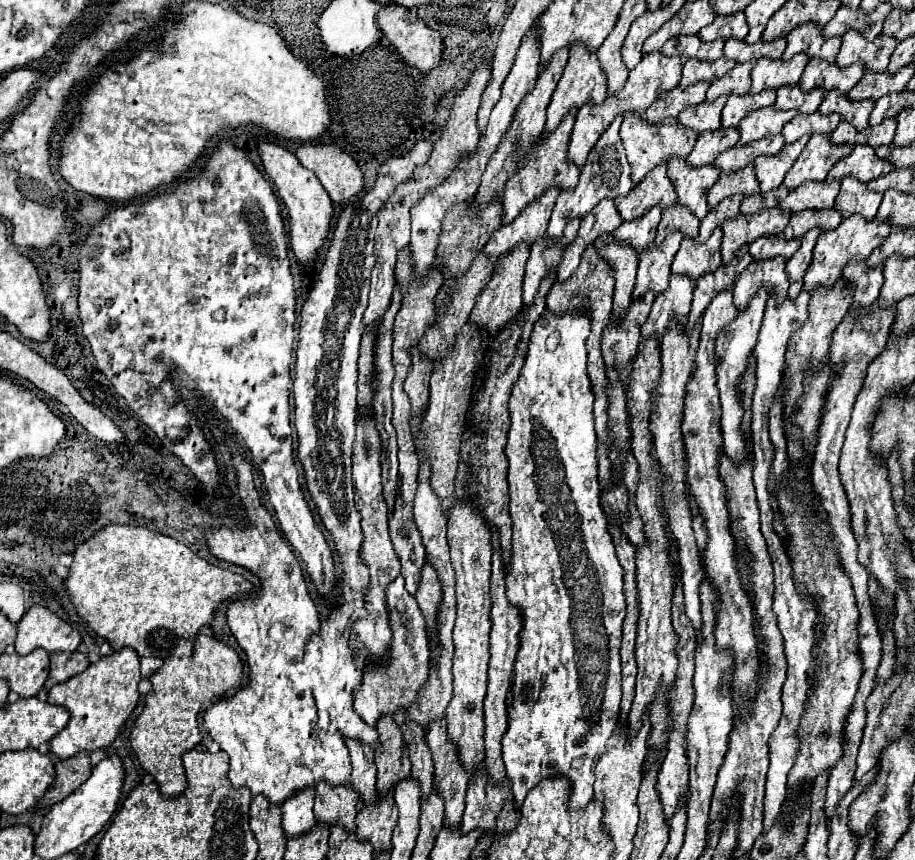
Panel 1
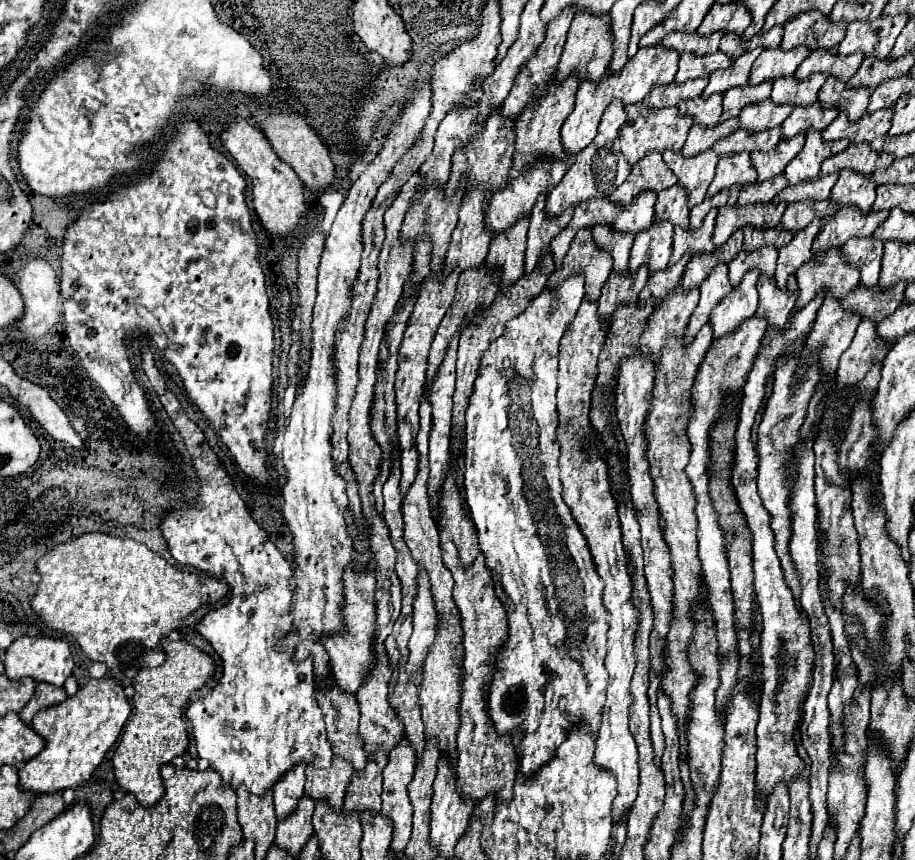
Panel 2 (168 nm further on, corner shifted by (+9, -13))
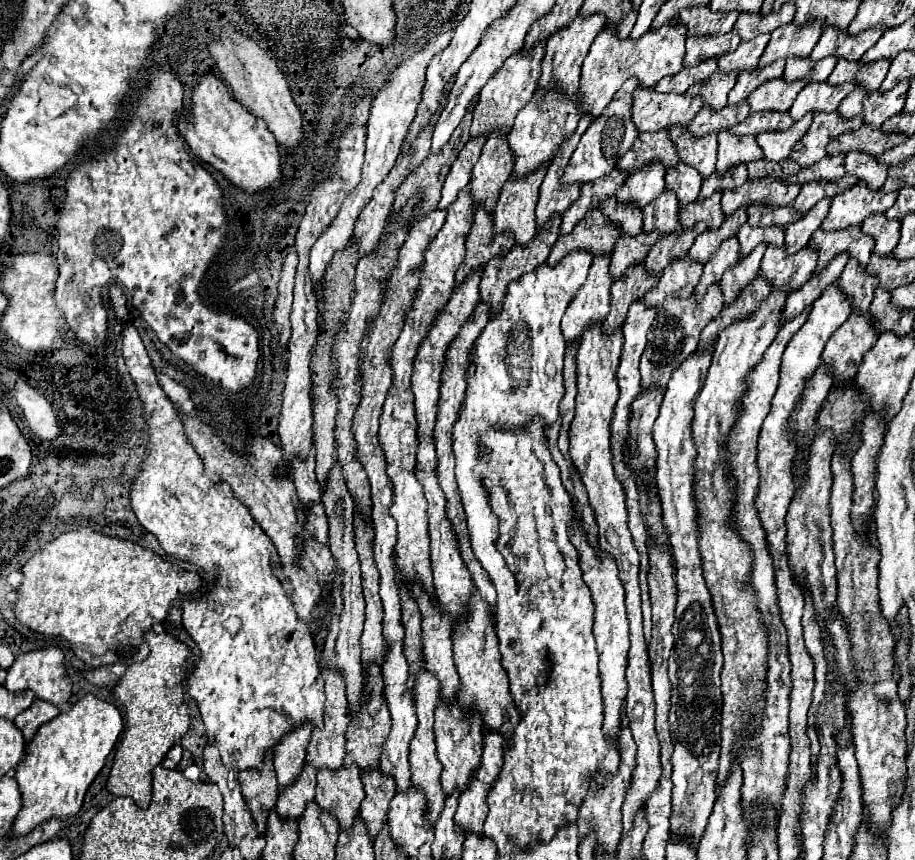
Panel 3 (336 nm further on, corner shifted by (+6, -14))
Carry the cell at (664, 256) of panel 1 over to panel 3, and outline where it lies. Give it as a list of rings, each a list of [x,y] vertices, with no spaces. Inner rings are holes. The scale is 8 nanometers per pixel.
[[[671,191],[659,195],[643,209],[643,231],[659,231],[661,235],[679,235],[679,207],[677,197]]]

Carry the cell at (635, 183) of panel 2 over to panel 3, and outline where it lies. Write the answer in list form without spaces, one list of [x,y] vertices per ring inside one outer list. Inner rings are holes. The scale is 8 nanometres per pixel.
[[[667,131],[643,133],[635,139],[631,151],[627,151],[619,161],[619,171],[635,173],[647,163],[663,163],[663,167],[675,167],[679,163],[677,151],[667,137]]]

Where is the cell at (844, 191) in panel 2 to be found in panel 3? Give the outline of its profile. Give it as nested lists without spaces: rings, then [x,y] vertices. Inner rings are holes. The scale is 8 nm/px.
[[[851,151],[845,157],[845,169],[847,173],[853,173],[863,179],[867,187],[871,187],[871,191],[879,191],[887,179],[887,165],[879,163],[873,155],[859,151]]]

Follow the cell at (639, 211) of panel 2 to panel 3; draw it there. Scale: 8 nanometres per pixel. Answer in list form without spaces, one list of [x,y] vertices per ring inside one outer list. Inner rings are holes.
[[[651,163],[643,167],[639,173],[627,177],[623,189],[617,191],[617,199],[621,203],[625,201],[635,203],[635,207],[643,209],[663,191],[665,191],[665,167],[659,163]]]

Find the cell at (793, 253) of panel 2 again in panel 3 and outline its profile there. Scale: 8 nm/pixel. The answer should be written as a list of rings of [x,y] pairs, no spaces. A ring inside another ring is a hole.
[[[829,199],[819,201],[809,213],[805,213],[797,223],[785,229],[785,245],[787,245],[787,255],[795,255],[795,251],[803,249],[811,235],[821,227],[821,221],[827,217],[829,211]]]

